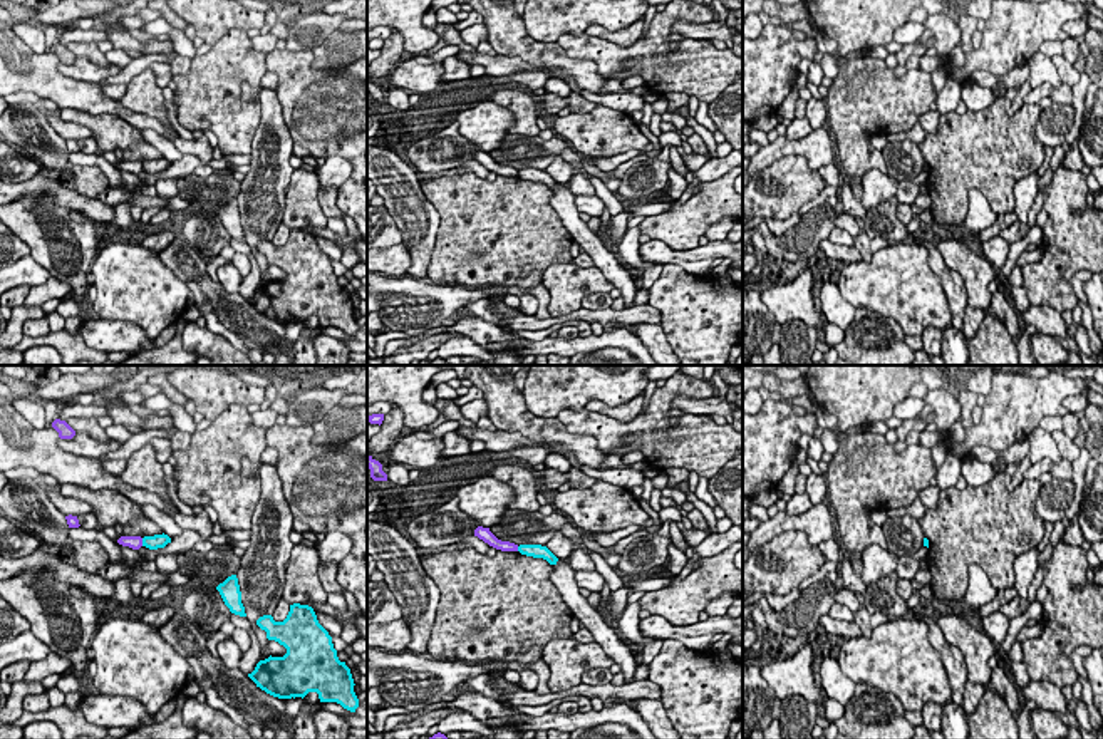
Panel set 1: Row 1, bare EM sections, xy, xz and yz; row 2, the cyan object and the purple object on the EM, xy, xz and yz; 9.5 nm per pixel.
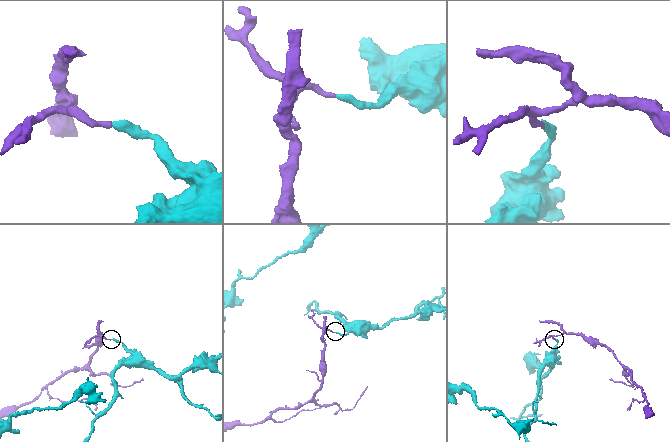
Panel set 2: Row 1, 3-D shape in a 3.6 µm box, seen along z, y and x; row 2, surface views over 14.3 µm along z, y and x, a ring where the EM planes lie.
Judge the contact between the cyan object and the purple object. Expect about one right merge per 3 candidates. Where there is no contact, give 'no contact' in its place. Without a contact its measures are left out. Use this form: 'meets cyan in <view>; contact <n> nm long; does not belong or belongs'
meets cyan in xy; contact 80 nm long; does not belong

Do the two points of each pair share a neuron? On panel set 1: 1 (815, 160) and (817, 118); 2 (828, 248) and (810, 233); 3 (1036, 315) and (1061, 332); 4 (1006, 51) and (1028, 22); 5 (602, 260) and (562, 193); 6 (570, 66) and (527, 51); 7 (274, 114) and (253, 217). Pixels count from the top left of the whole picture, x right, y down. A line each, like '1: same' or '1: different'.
1: different
2: different
3: same
4: same
5: same
6: same
7: same

